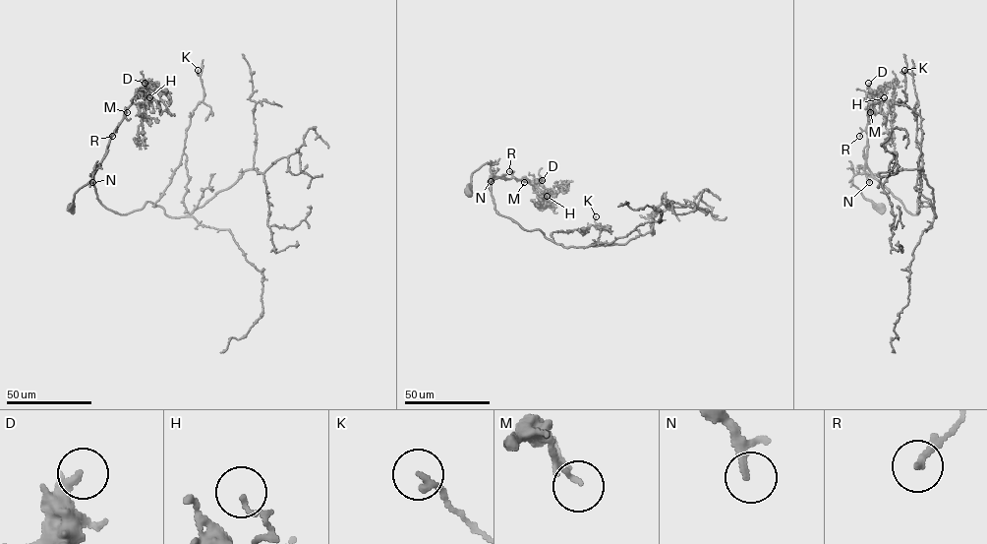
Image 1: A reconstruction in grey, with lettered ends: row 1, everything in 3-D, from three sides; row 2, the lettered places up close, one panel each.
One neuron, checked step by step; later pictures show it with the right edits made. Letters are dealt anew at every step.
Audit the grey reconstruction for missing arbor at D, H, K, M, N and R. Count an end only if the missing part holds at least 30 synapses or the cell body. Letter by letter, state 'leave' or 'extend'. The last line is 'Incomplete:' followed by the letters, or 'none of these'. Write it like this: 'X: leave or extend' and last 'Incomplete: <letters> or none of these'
D: leave
H: leave
K: leave
M: leave
N: leave
R: leave
Incomplete: none of these

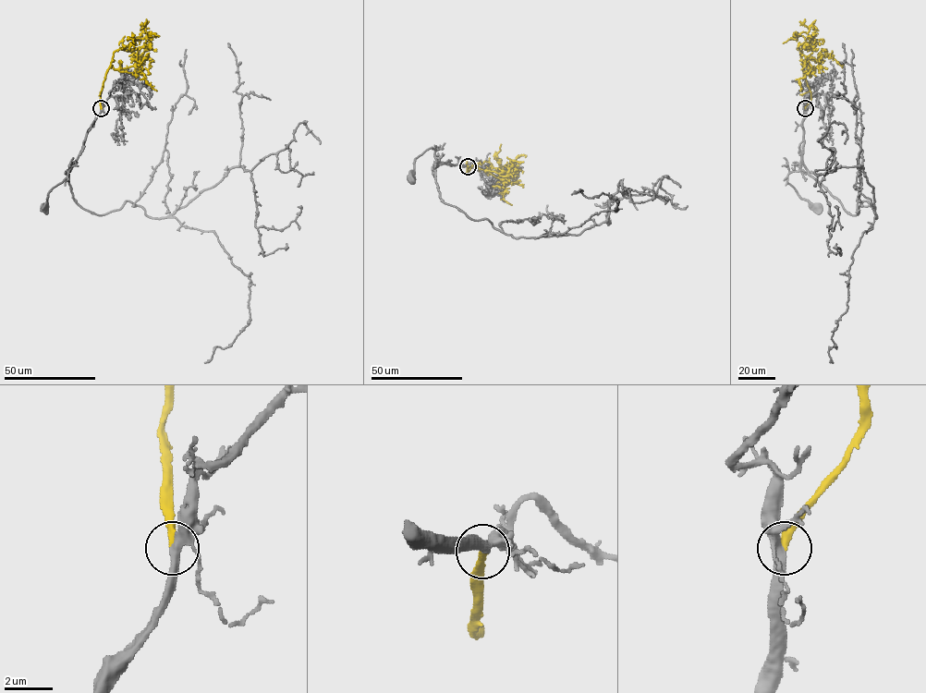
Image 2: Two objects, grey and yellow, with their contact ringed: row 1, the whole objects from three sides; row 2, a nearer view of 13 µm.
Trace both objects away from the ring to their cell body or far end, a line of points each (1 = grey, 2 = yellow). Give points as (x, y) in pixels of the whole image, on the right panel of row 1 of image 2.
1: (805, 108), (801, 166), (798, 171), (788, 175), (786, 181), (801, 198), (817, 208)
2: (805, 108), (810, 91), (800, 49), (813, 39), (813, 28), (794, 34), (796, 37)

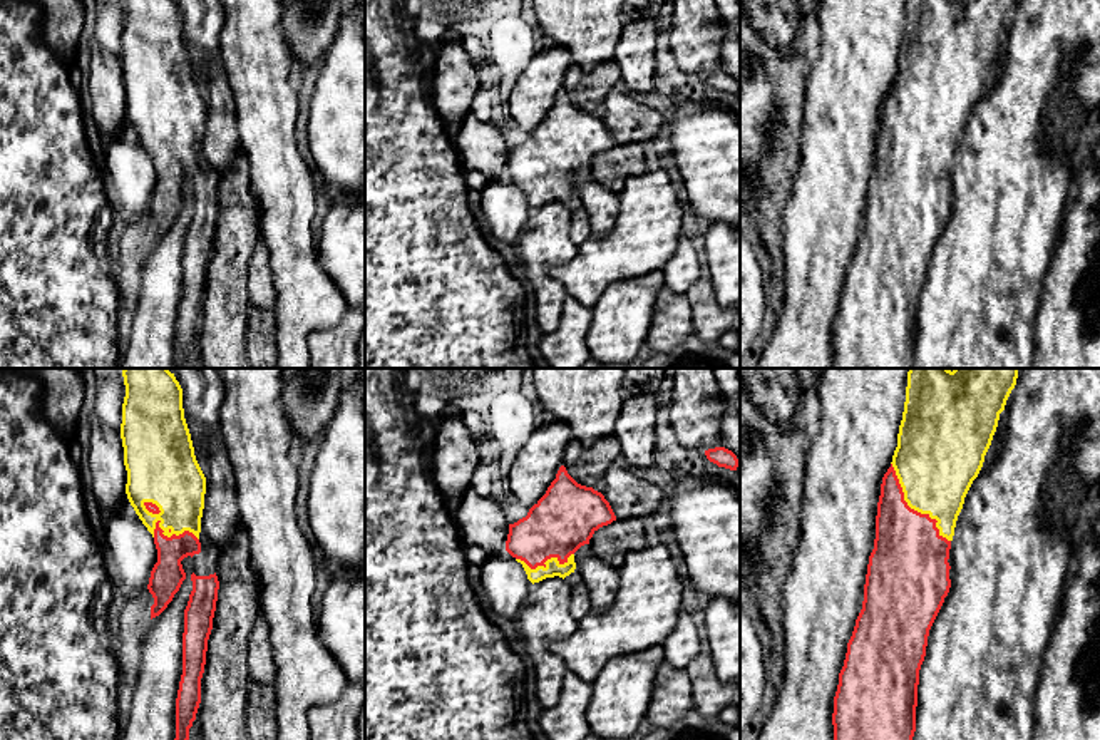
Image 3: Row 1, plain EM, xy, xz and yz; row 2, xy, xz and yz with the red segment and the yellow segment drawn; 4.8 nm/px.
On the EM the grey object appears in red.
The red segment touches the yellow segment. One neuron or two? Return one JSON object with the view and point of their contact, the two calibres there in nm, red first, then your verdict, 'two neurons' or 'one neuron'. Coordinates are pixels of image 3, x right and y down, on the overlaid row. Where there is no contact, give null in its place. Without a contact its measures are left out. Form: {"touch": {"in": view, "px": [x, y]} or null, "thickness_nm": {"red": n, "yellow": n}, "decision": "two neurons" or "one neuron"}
{"touch": {"in": "yz", "px": [913, 509]}, "thickness_nm": {"red": 360, "yellow": 380}, "decision": "one neuron"}

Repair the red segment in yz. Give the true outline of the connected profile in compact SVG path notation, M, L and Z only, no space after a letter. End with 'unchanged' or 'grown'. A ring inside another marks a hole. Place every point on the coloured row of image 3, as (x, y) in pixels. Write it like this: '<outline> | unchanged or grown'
M909 368L906 402L891 467L882 477L869 556L862 609L847 643L834 696L834 740L912 740L919 670L929 630L949 593L949 549L964 497L978 477L998 427L1000 414L1016 385L1020 368Z | grown

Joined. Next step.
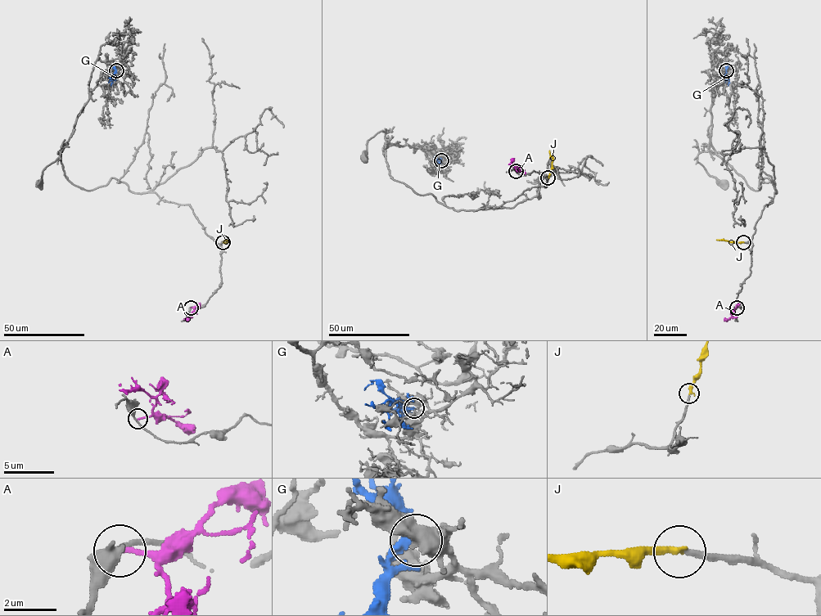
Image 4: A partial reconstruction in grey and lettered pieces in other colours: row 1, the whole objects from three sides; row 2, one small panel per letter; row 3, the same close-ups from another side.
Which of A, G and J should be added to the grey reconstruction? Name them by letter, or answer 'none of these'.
J

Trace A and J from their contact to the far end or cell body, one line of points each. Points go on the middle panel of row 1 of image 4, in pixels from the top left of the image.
A: (516, 171), (519, 168), (513, 165), (510, 159)
J: (548, 177), (552, 159), (549, 150)

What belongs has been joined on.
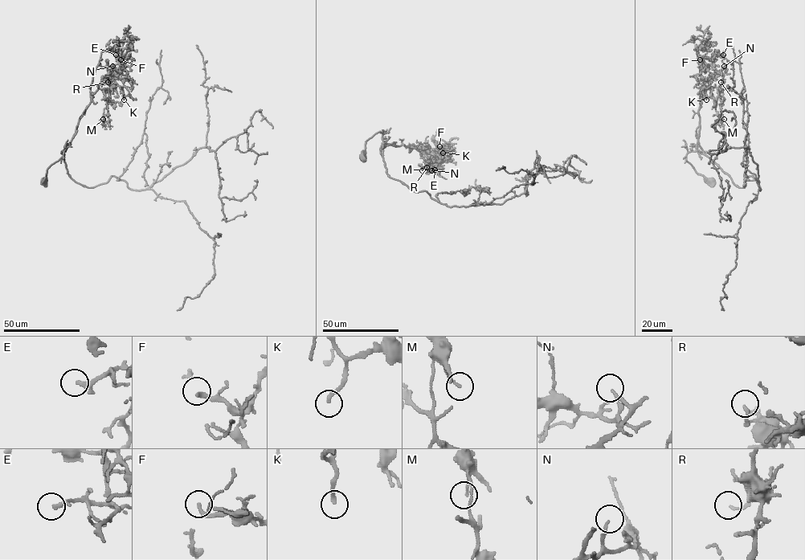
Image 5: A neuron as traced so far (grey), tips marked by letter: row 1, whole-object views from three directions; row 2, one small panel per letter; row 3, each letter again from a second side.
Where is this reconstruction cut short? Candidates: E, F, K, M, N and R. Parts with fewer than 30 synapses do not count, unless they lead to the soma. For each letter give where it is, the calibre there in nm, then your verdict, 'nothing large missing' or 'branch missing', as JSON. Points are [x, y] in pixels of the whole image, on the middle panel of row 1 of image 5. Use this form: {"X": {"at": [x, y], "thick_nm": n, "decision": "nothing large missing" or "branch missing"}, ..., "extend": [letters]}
{"E": {"at": [435, 169], "thick_nm": 240, "decision": "nothing large missing"}, "F": {"at": [439, 146], "thick_nm": 240, "decision": "branch missing"}, "K": {"at": [443, 153], "thick_nm": 200, "decision": "nothing large missing"}, "M": {"at": [422, 170], "thick_nm": 110, "decision": "nothing large missing"}, "N": {"at": [431, 170], "thick_nm": 120, "decision": "branch missing"}, "R": {"at": [427, 167], "thick_nm": 130, "decision": "nothing large missing"}, "extend": ["F", "N"]}

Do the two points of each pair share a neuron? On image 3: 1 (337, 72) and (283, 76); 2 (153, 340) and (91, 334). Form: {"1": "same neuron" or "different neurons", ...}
{"1": "different neurons", "2": "different neurons"}

